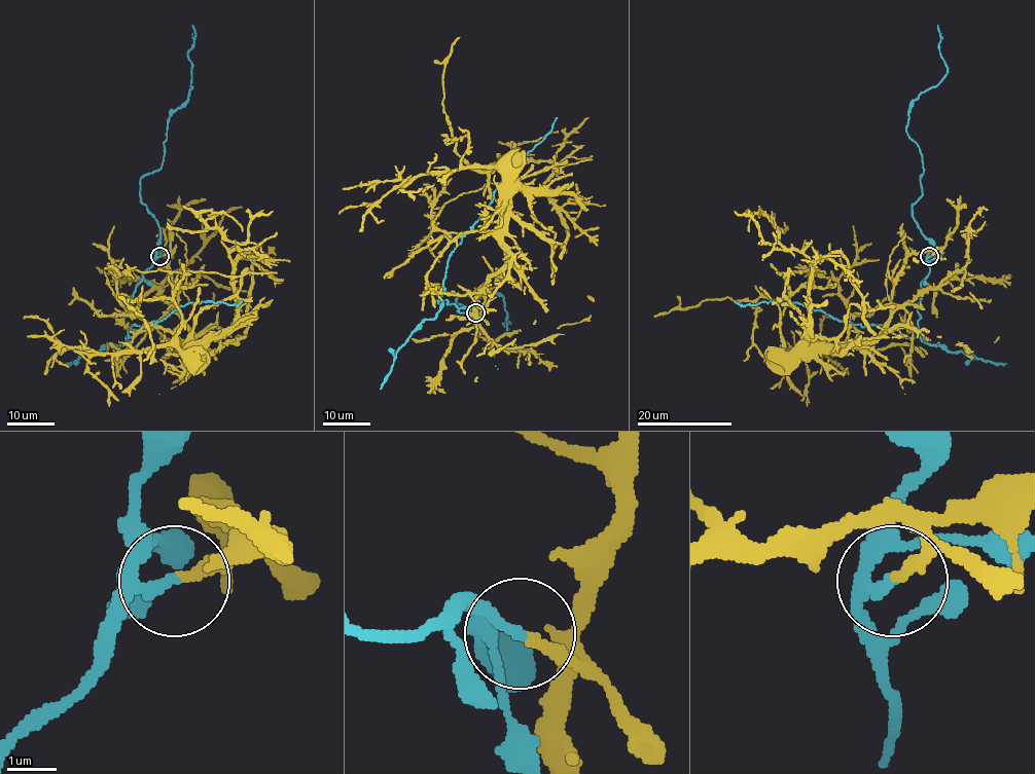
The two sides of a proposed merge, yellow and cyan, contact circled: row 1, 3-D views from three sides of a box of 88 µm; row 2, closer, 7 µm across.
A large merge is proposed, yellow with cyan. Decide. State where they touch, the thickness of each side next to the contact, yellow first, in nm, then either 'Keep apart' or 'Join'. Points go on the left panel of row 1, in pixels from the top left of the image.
Place: (159, 256). Thickness 200 nm (yellow) against 220 nm. Keep apart

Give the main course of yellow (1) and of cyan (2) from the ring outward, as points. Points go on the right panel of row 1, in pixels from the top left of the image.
1: (929, 256), (906, 258), (891, 318), (873, 338), (808, 345), (811, 261), (782, 246), (759, 210), (749, 231)
2: (929, 256), (929, 272), (921, 283), (915, 337), (894, 328), (839, 321), (795, 302), (741, 305), (735, 301)

